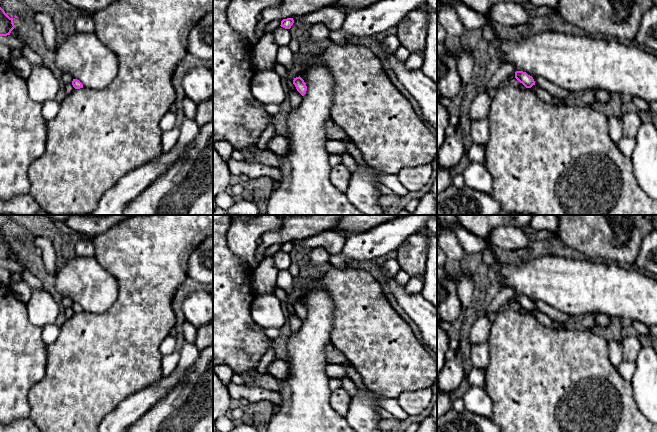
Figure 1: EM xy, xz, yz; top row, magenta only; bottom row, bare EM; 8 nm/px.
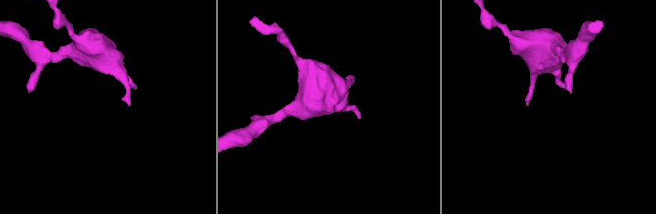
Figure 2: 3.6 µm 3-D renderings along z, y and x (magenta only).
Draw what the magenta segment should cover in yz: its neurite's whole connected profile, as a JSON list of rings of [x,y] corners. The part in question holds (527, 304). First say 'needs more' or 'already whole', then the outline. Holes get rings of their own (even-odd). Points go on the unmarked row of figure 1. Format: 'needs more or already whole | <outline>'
already whole | [[[516,295],[515,302],[522,307],[526,312],[531,312],[535,309],[535,305],[532,300],[528,299],[526,296],[523,295]]]

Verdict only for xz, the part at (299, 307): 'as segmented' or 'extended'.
as segmented

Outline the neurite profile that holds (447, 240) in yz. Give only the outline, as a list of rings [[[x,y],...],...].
[[[443,229],[437,236],[437,244],[446,256],[444,270],[451,277],[457,276],[461,266],[460,260],[465,254],[457,236],[454,232]]]

